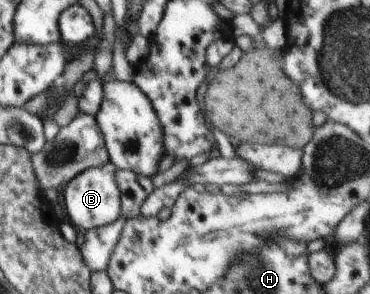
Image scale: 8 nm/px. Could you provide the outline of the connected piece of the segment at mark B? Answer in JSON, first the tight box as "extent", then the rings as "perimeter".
{"extent":[64,162,121,231],"perimeter":[[[108,162],[102,167],[87,169],[73,177],[64,189],[64,215],[77,231],[88,231],[114,223],[121,214],[121,191],[115,180],[117,167]]]}

